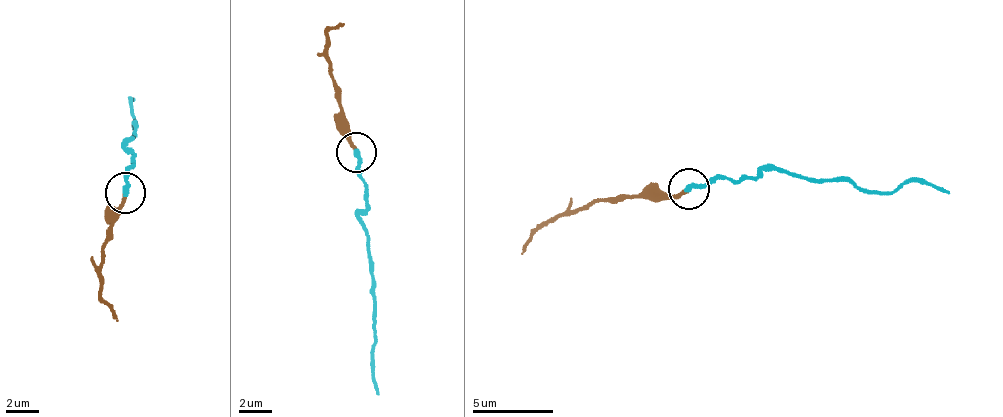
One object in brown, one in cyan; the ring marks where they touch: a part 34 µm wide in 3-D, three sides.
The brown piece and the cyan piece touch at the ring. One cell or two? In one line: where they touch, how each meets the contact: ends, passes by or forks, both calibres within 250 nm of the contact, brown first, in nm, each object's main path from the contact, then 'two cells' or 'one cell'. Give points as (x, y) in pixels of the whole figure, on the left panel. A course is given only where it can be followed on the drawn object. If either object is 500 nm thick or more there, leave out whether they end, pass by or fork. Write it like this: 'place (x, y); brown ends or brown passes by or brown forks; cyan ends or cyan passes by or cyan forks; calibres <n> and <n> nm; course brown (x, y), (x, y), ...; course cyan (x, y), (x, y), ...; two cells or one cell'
place (125, 193); brown ends; cyan ends; calibres 200 and 320 nm; course brown (126, 194), (118, 206), (100, 269), (101, 298), (118, 322); course cyan (126, 194), (132, 168), (126, 147), (133, 138), (130, 96), (133, 100); two cells

